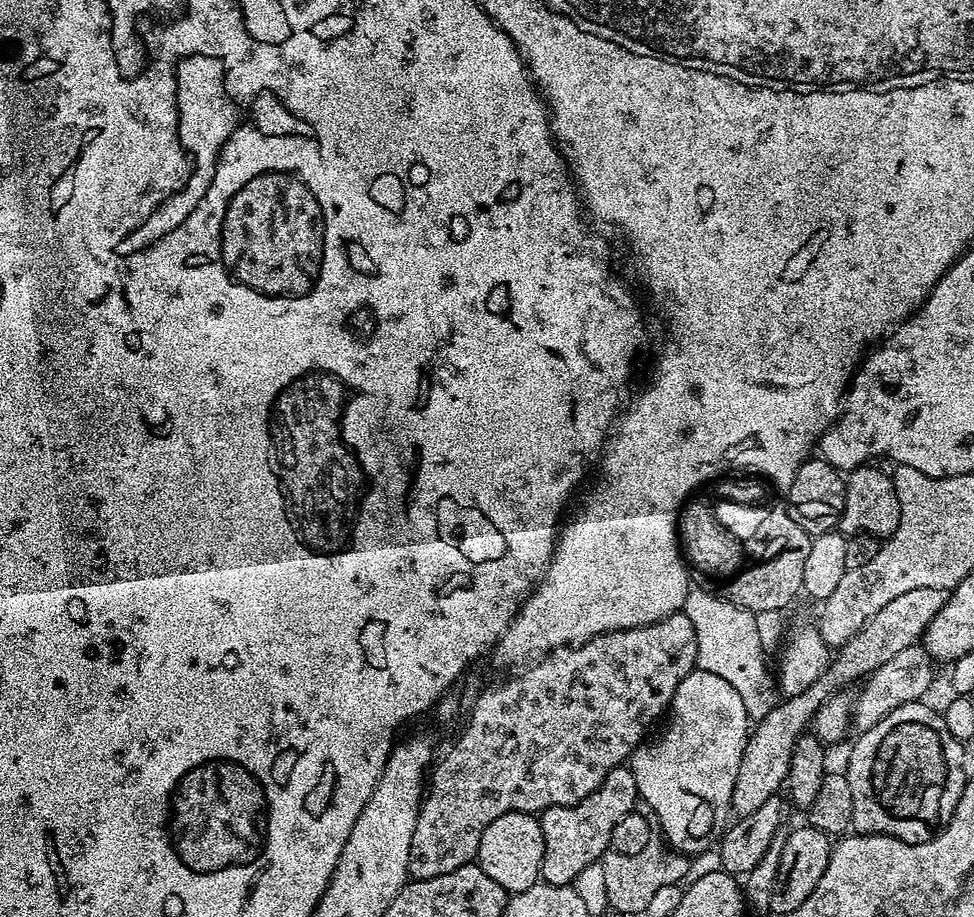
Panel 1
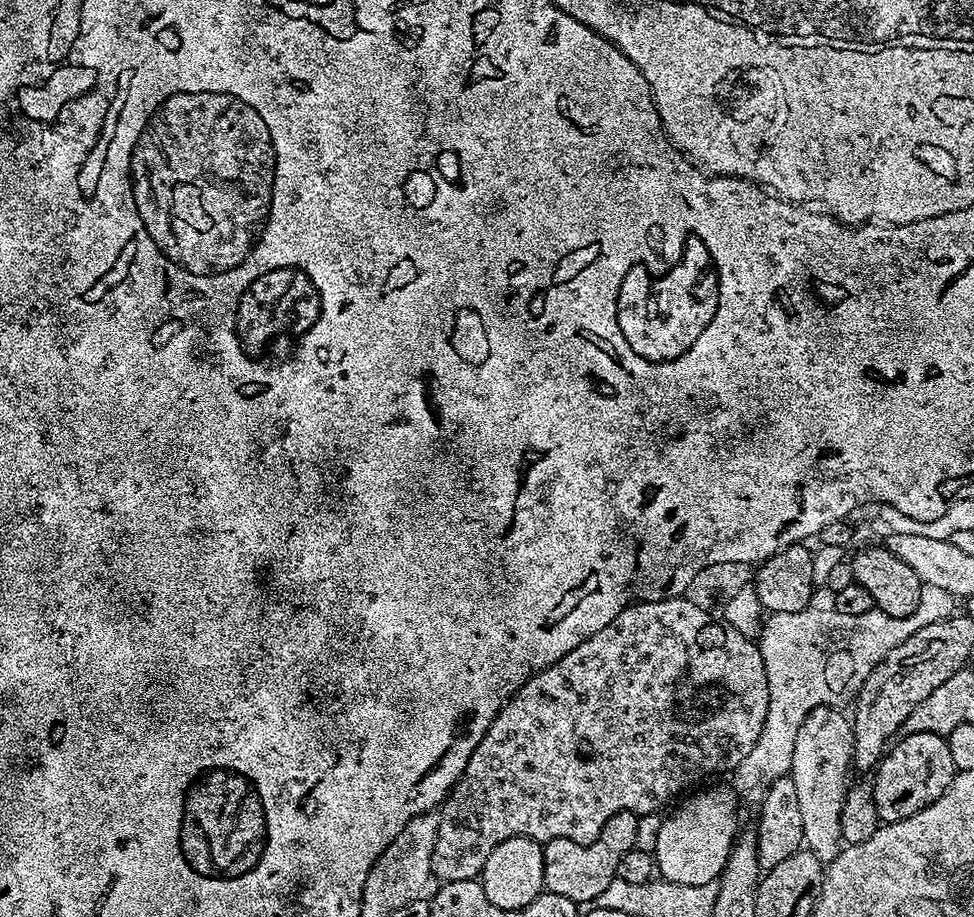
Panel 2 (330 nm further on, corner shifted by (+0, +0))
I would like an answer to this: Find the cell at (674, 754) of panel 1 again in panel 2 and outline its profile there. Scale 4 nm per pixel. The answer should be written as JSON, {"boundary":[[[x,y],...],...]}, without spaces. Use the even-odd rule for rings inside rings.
{"boundary":[[[728,787],[708,788],[705,792],[695,792],[691,793],[693,796],[685,804],[677,803],[671,809],[671,812],[673,811],[672,816],[666,817],[661,822],[660,829],[656,832],[656,848],[654,847],[656,871],[665,881],[670,883],[702,886],[715,881],[720,873],[724,871],[728,855],[738,835],[738,827],[736,828],[736,804],[738,805],[738,797],[735,791]]]}

